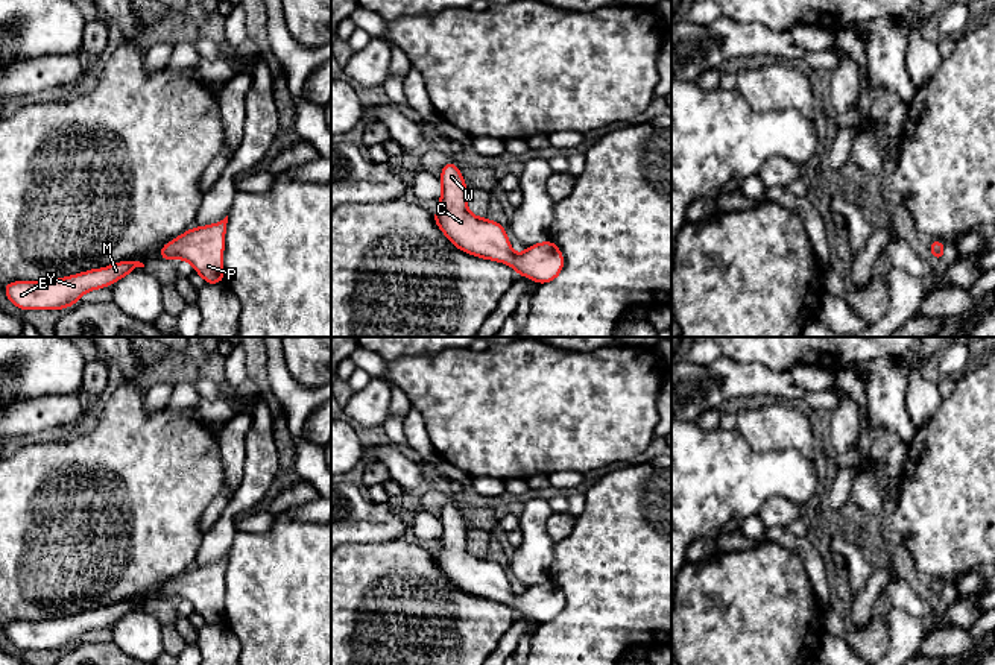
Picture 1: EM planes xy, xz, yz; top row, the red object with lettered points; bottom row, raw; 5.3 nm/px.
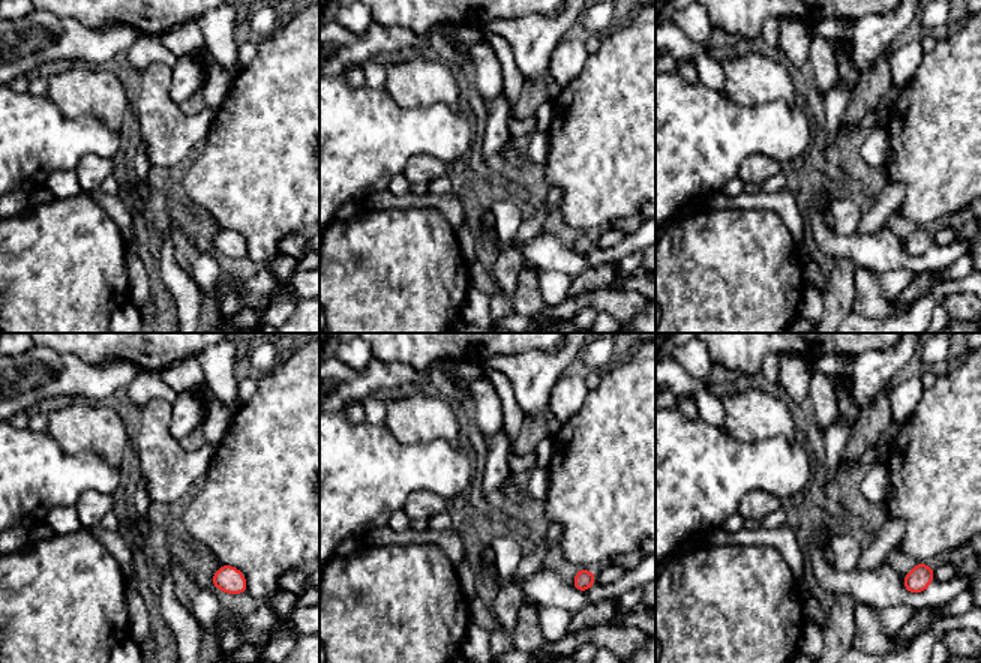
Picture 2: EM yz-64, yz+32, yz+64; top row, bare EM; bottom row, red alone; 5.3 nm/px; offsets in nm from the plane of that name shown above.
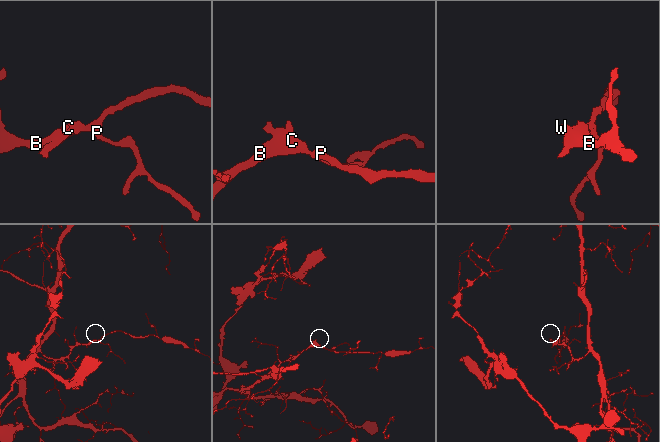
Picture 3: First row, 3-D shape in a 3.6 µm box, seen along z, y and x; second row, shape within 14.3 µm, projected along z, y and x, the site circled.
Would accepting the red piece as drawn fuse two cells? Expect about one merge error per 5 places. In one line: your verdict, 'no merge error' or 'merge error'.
no merge error

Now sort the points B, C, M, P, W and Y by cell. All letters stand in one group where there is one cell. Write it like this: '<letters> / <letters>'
B C M P W Y

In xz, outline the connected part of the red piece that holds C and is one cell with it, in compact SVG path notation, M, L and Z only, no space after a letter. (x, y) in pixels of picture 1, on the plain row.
M447 503L439 519L441 548L433 553L433 559L456 588L479 598L509 604L520 616L529 616L538 624L559 616L564 595L551 580L529 586L521 595L515 595L501 563L475 557L468 551L466 525L457 504Z

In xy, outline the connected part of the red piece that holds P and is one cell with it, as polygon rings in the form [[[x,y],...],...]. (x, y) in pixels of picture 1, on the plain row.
[[[228,556],[210,566],[196,566],[166,583],[160,600],[187,600],[207,624],[223,622],[223,583]]]

